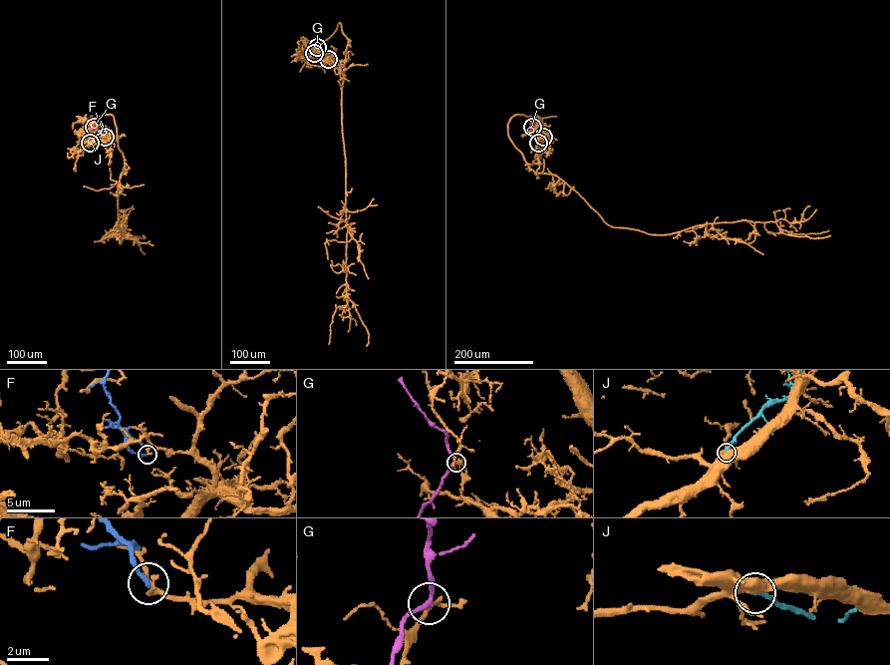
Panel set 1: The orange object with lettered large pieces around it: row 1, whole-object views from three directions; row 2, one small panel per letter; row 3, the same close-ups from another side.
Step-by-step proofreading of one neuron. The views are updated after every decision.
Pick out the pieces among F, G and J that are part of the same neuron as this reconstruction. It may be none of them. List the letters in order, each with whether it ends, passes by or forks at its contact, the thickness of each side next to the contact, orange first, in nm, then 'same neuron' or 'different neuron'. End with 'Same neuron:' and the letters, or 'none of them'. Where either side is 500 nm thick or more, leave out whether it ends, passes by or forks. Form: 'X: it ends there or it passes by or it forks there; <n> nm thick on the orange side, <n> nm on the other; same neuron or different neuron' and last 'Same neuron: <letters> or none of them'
F: it ends there; 190 nm thick on the orange side, 220 nm on the other; different neuron
G: it passes by; 170 nm thick on the orange side, 240 nm on the other; same neuron
J: 550 nm thick on the orange side, 220 nm on the other; different neuron
Same neuron: G

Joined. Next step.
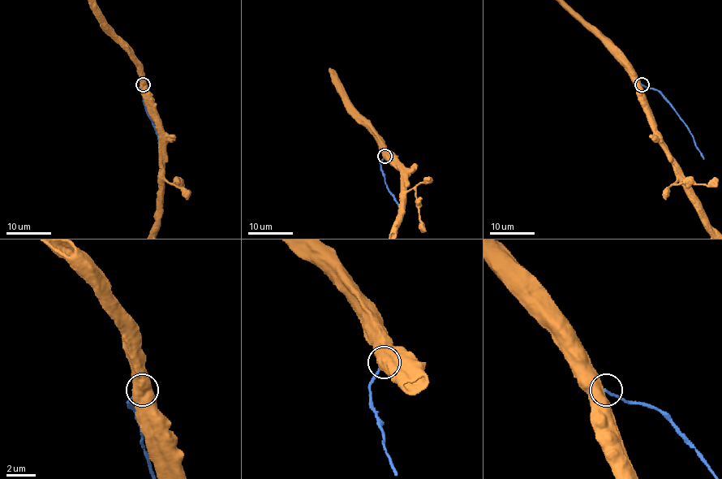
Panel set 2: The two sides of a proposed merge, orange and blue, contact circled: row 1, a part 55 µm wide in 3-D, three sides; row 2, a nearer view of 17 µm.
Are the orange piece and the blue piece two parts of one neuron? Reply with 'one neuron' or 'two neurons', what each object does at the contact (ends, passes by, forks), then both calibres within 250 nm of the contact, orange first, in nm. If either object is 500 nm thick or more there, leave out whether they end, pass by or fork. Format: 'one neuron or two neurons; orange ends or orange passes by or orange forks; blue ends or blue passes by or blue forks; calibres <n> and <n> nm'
two neurons; calibres 650 and 180 nm

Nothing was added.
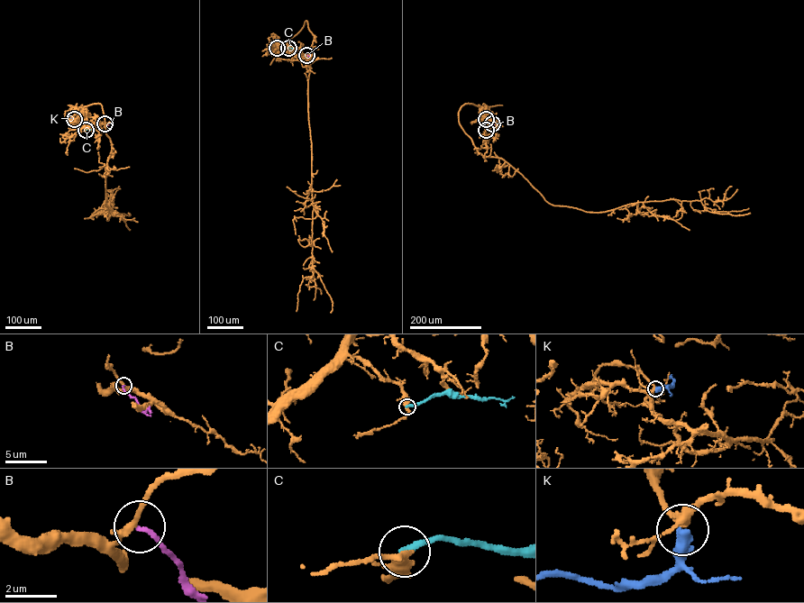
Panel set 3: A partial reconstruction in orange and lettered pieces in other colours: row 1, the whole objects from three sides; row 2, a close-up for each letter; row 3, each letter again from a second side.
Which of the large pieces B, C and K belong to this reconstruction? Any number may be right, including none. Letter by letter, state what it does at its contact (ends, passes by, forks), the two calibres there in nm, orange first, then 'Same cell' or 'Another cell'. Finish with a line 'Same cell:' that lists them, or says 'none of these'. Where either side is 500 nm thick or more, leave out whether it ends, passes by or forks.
B: It ends there. Thickness 220 nm (orange) against 160 nm. Another cell
C: It ends there. Thickness 340 nm (orange) against 240 nm. Another cell
K: It passes by. Thickness 240 nm (orange) against 360 nm. Another cell
Same cell: none of these

